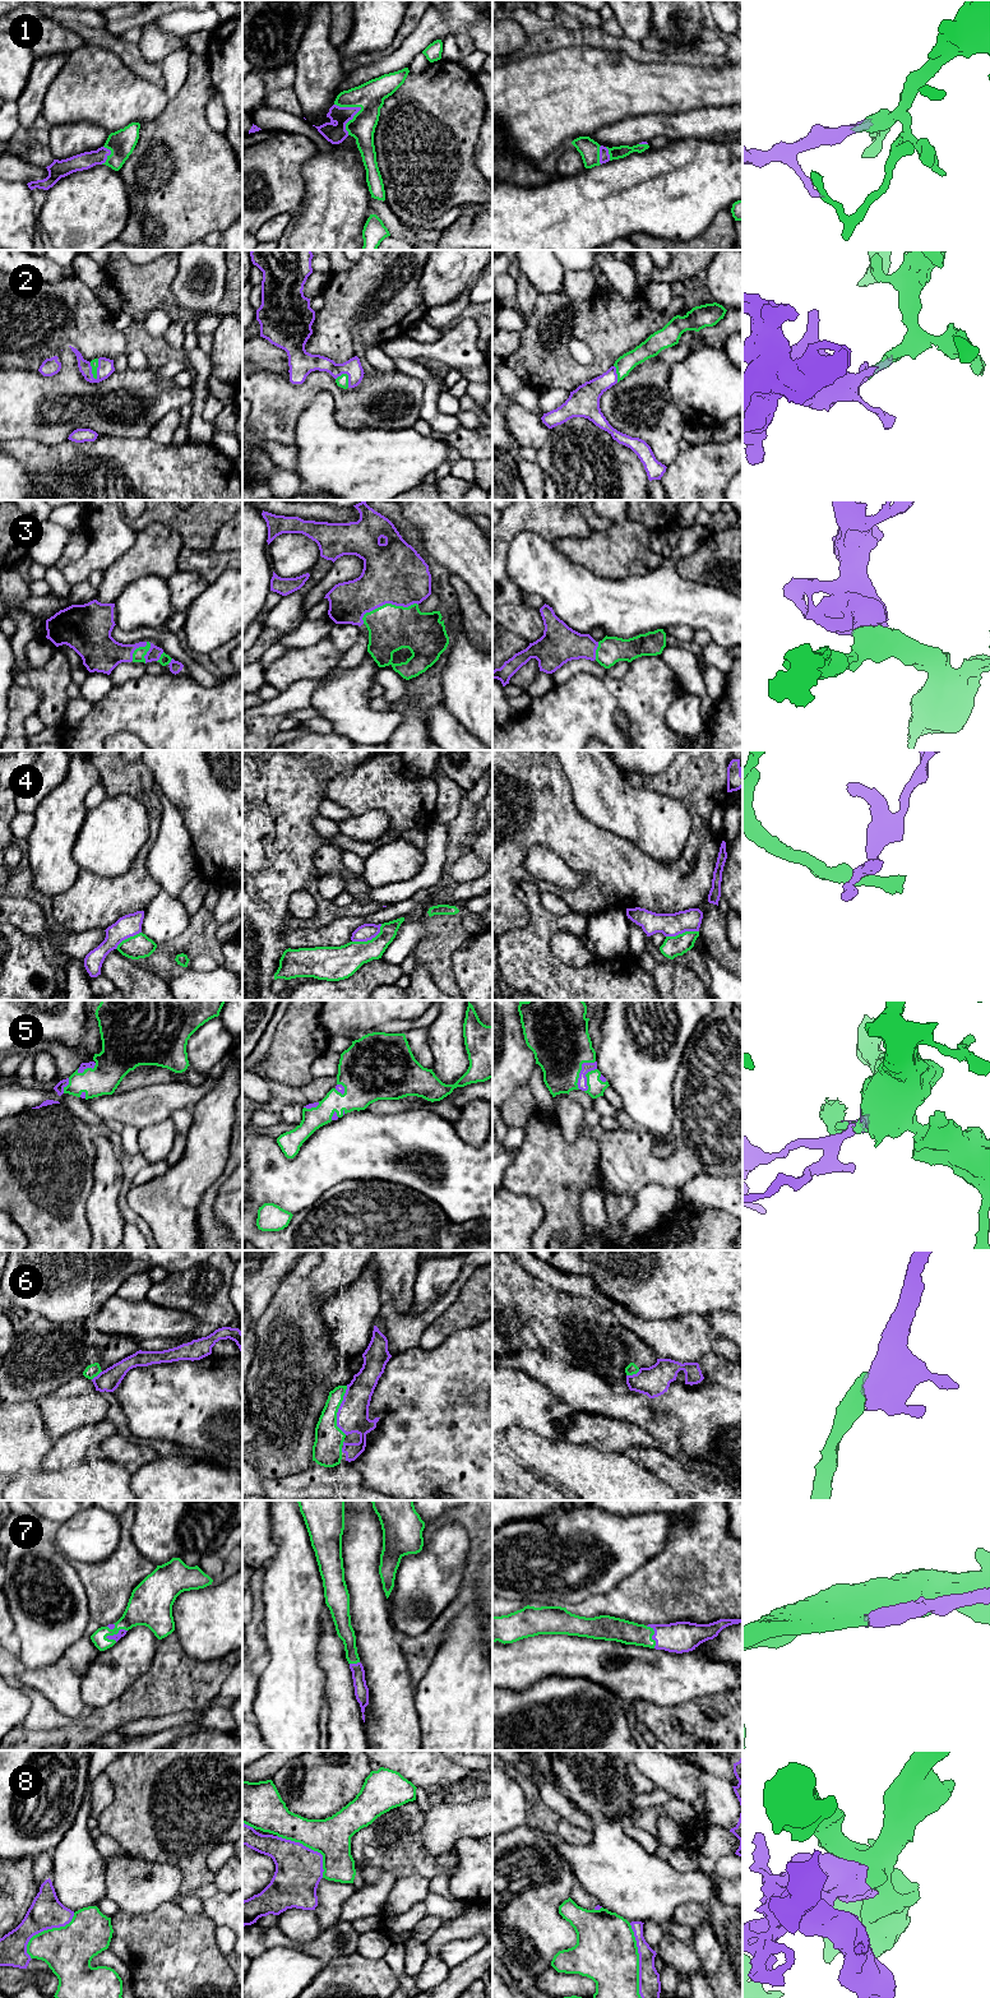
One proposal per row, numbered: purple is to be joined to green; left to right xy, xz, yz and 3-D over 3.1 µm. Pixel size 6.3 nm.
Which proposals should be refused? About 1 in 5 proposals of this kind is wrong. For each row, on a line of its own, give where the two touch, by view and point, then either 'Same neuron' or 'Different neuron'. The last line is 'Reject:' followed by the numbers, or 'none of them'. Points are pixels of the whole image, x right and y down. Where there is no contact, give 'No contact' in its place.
1: Touches green at xz (361, 109). Same neuron
2: Touches green at xy (96, 369). Same neuron
3: Touches green at xz (388, 604). Same neuron
4: Touches green at xz (369, 940). Different neuron
5: Touches green at yz (581, 1069). Same neuron
6: Touches green at xz (337, 1410). Same neuron
7: Touches green at xy (115, 1633). Same neuron
8: Touches green at yz (638, 1960). Different neuron
Reject: 4, 8

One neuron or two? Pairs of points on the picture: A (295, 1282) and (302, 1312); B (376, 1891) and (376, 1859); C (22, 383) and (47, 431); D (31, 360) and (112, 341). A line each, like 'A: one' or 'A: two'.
A: one
B: two
C: one
D: one

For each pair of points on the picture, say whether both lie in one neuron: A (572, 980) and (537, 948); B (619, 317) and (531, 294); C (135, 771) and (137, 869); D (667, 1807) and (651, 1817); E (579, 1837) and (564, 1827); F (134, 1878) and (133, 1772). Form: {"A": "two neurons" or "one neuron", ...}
{"A": "one neuron", "B": "two neurons", "C": "one neuron", "D": "one neuron", "E": "one neuron", "F": "two neurons"}

